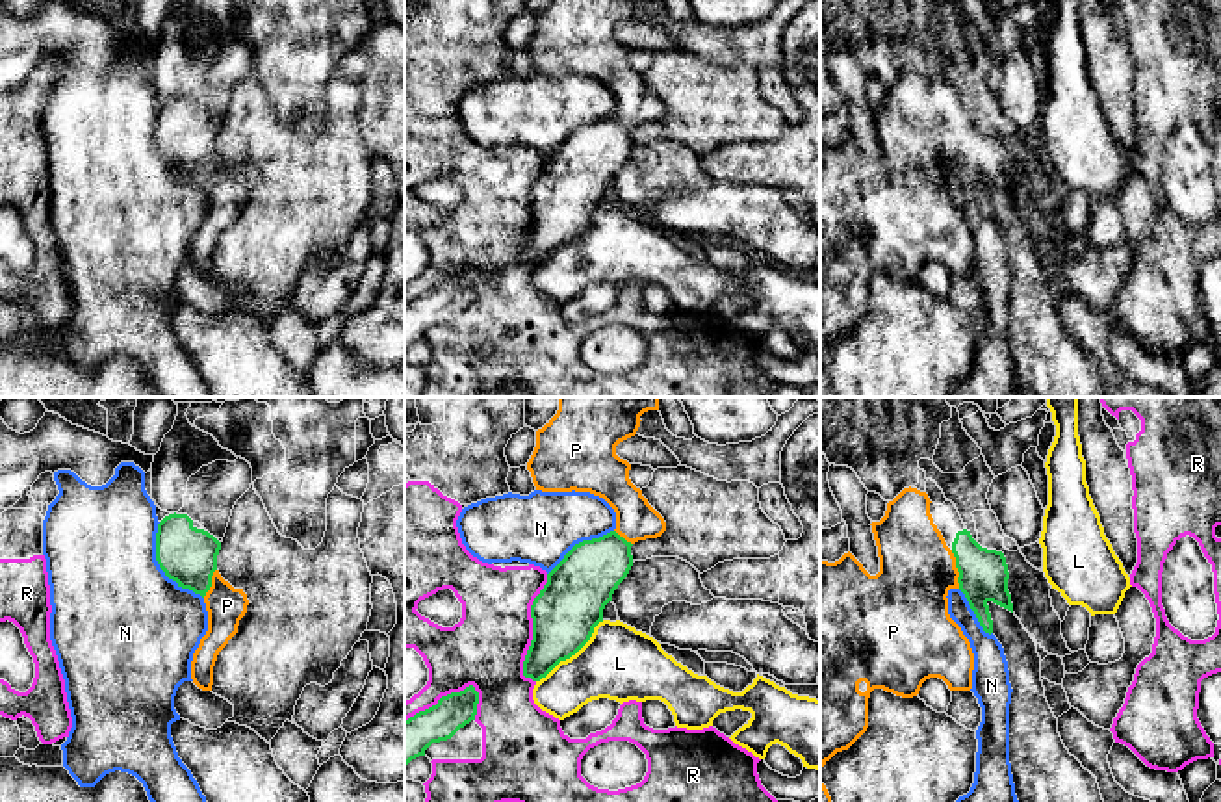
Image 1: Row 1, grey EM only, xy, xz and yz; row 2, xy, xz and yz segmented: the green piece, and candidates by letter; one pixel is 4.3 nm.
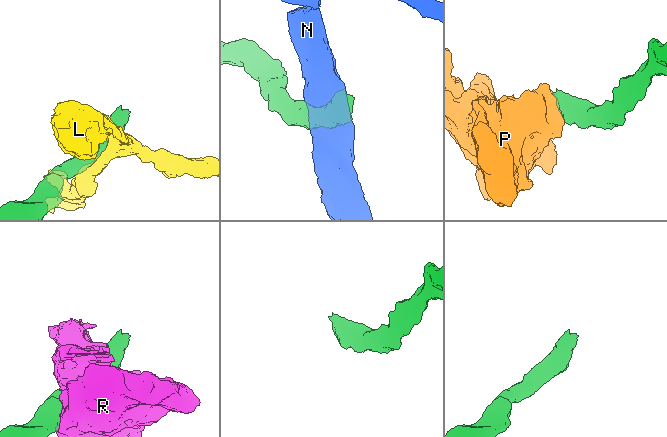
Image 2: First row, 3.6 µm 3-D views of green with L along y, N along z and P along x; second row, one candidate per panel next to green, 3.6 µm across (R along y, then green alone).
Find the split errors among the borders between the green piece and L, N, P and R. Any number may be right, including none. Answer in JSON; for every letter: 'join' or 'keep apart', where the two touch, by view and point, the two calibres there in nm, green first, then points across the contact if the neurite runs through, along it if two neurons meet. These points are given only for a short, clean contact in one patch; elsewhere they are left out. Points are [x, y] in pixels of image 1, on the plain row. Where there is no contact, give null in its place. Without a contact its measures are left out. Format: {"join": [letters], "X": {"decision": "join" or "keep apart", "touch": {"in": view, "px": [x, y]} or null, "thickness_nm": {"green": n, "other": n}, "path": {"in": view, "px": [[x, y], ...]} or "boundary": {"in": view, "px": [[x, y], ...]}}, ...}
{"join": ["P"], "L": {"decision": "keep apart", "touch": {"in": "xz", "px": [572, 238]}, "thickness_nm": {"green": 280, "other": 320}}, "N": {"decision": "keep apart", "touch": {"in": "xy", "px": [160, 151]}, "thickness_nm": {"green": 260, "other": 500}}, "P": {"decision": "join", "touch": {"in": "yz", "px": [956, 151]}, "thickness_nm": {"green": 220, "other": 340}, "path": {"in": "yz", "px": [[984, 158], [969, 151], [956, 151], [938, 153], [908, 182]]}}, "R": {"decision": "keep apart", "touch": {"in": "xz", "px": [533, 214]}, "thickness_nm": {"green": 280, "other": 340}}}

